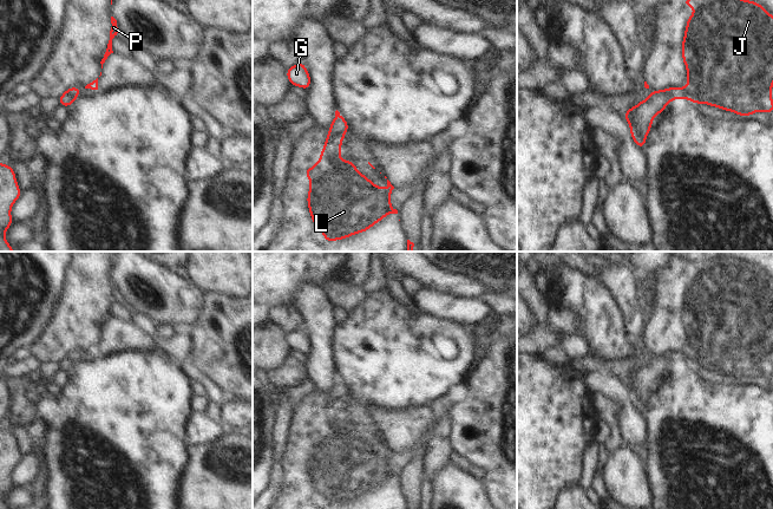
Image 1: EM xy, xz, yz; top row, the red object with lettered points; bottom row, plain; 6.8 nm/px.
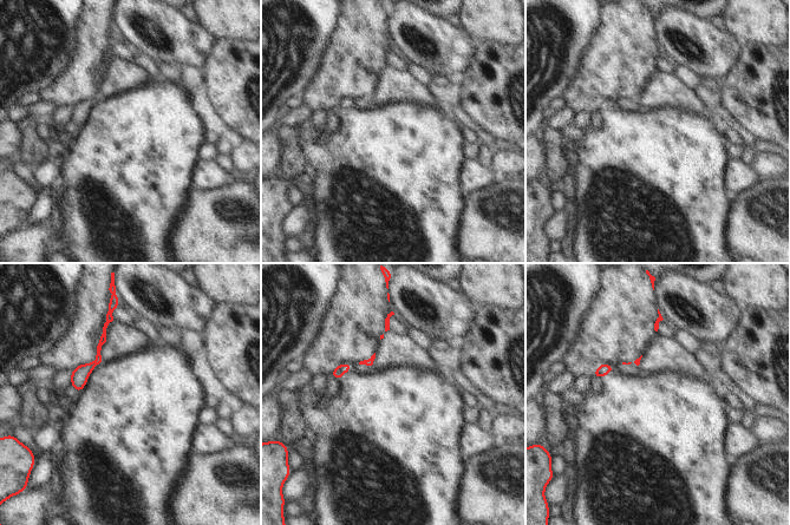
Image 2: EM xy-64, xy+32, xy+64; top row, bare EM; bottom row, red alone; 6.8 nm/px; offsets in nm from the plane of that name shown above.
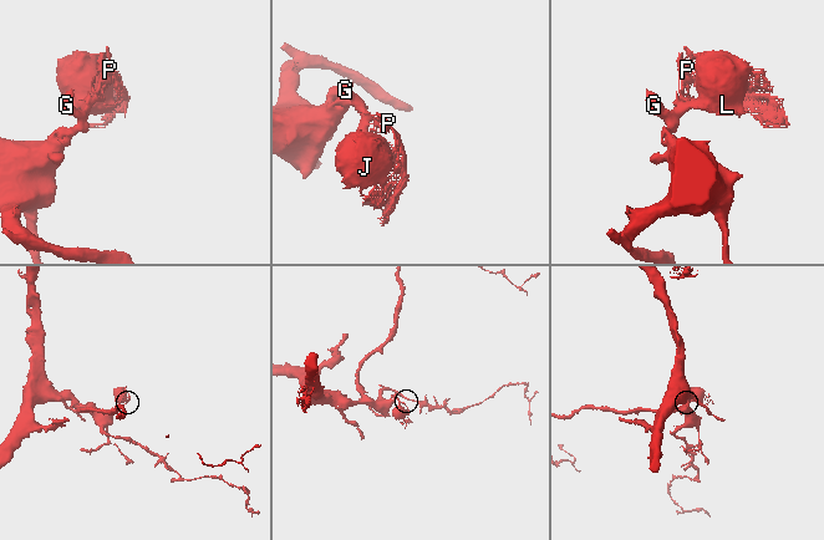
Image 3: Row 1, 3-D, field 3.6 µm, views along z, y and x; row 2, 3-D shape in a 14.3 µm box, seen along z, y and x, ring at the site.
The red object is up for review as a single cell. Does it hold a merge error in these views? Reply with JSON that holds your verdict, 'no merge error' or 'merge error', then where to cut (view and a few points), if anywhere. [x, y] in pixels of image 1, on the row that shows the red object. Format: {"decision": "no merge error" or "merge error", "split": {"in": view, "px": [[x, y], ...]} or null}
{"decision": "merge error", "split": {"in": "xy", "px": [[78, 93], [65, 93], [61, 97]]}}

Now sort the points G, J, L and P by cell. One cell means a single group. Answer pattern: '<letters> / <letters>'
G / J L P

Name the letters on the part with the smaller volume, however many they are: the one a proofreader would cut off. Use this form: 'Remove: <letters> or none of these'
Remove: J, L, P.

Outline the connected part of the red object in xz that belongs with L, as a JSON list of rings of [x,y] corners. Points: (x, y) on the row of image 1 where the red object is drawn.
[[[327,135],[319,162],[303,171],[306,178],[310,181],[307,195],[310,217],[322,231],[326,242],[365,233],[388,214],[398,214],[398,210],[391,207],[391,192],[394,189],[391,182],[387,180],[386,189],[380,188],[363,176],[351,159],[342,162],[340,159],[342,142],[341,135],[334,137]]]

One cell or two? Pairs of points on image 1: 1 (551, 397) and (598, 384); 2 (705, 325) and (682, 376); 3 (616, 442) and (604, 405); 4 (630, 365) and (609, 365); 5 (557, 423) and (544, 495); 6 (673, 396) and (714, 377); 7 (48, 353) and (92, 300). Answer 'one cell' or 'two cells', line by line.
1: two cells
2: two cells
3: one cell
4: one cell
5: one cell
6: two cells
7: one cell

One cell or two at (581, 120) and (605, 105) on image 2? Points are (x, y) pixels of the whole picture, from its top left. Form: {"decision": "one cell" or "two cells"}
{"decision": "two cells"}

